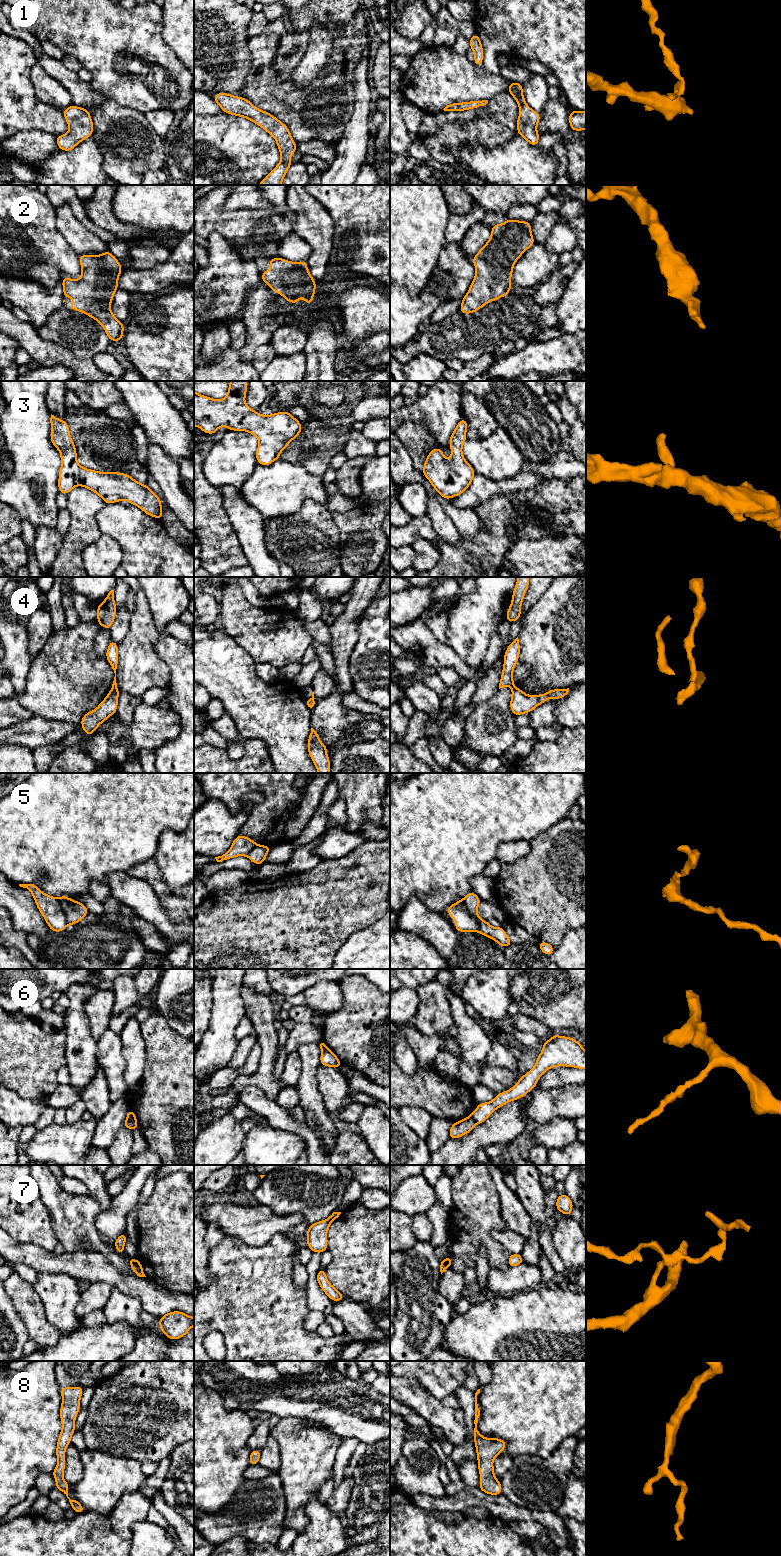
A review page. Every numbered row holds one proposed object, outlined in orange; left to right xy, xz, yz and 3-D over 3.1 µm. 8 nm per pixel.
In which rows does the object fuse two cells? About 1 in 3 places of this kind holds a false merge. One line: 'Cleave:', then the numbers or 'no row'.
Cleave: 4, 5, 6, 7

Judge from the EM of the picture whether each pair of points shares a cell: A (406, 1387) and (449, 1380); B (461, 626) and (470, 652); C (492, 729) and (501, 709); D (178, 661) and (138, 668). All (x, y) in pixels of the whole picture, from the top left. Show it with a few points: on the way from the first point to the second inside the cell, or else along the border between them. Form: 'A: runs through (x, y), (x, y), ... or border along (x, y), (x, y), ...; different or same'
A: border along (400, 1376), (417, 1381), (440, 1399); different
B: runs through (466, 632), (466, 646); same
C: runs through (492, 724), (496, 714); same
D: border along (157, 641), (155, 651), (169, 671), (166, 686); different

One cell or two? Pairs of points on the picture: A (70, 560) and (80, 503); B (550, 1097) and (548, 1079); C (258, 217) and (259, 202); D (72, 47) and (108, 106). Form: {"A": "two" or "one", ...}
{"A": "one", "B": "two", "C": "two", "D": "two"}

